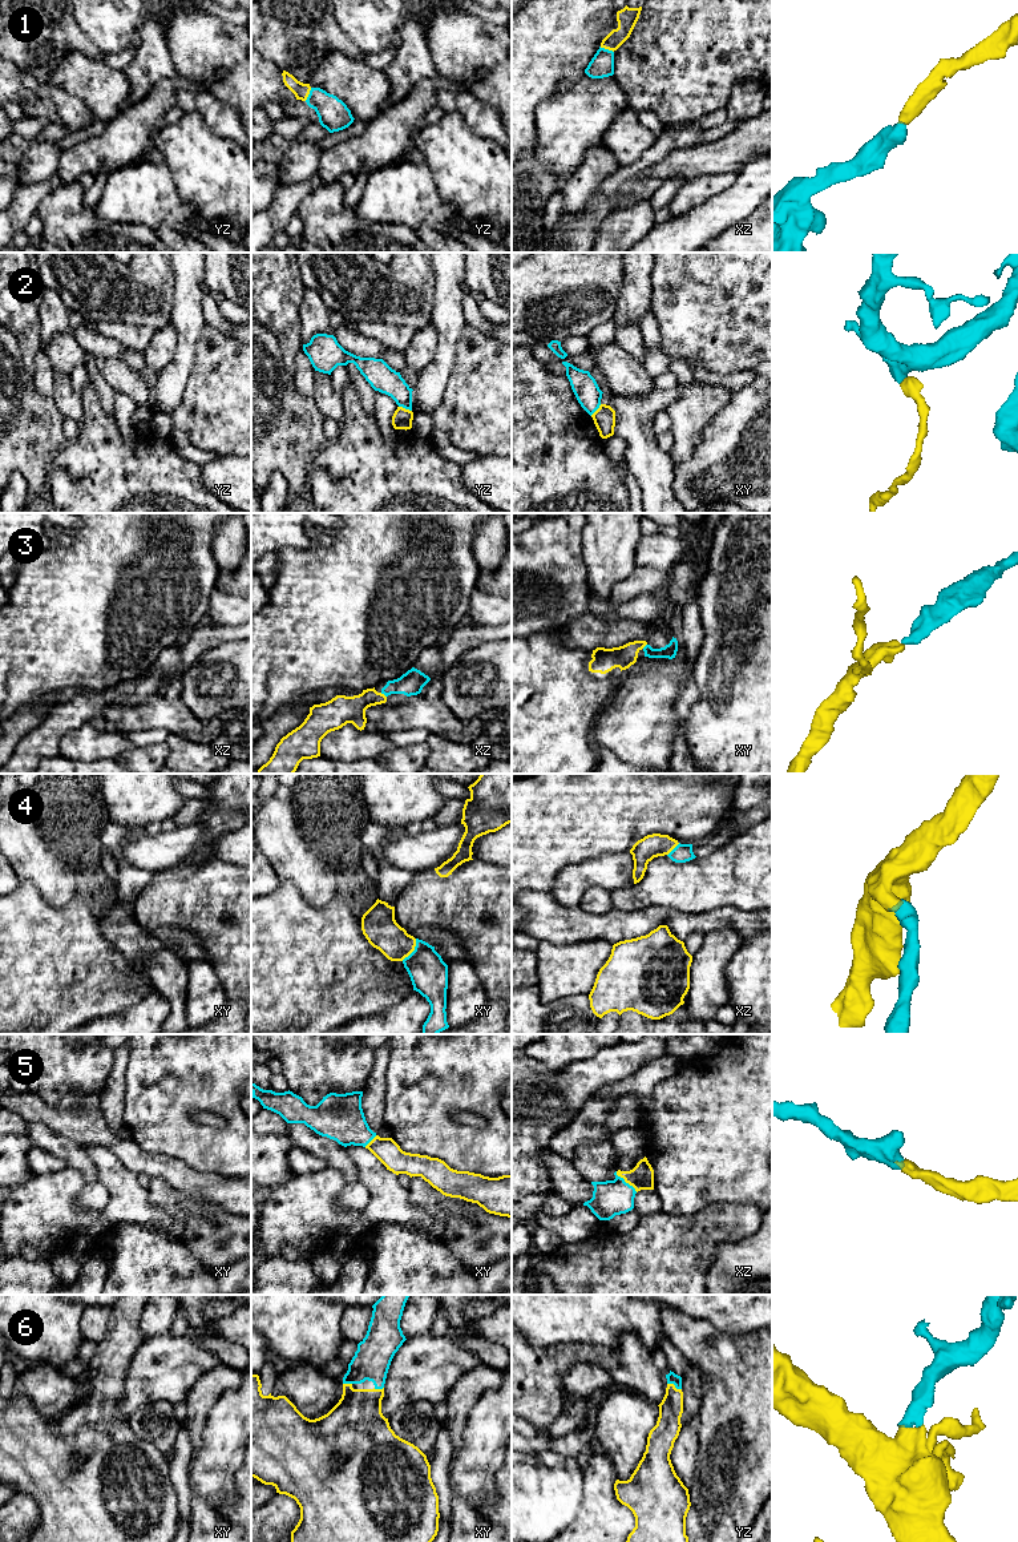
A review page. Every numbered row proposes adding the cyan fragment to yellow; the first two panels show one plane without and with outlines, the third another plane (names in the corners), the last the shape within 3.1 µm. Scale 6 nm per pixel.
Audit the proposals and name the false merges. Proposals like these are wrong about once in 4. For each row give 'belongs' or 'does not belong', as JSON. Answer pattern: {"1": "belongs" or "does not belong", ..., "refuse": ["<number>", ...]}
{"1": "belongs", "2": "does not belong", "3": "belongs", "4": "belongs", "5": "belongs", "6": "belongs", "refuse": ["2"]}

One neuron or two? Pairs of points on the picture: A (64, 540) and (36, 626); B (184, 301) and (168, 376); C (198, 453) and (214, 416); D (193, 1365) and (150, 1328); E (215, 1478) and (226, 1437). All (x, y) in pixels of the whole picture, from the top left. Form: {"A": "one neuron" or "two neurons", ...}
{"A": "two neurons", "B": "one neuron", "C": "two neurons", "D": "two neurons", "E": "one neuron"}

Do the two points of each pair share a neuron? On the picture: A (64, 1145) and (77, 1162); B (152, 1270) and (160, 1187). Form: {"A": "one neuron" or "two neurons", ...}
{"A": "one neuron", "B": "two neurons"}

